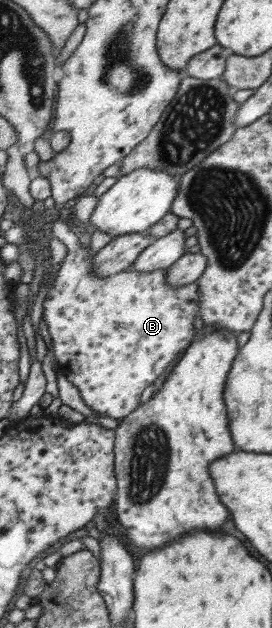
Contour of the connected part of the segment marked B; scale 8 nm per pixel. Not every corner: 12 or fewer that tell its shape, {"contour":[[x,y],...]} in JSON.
{"contour":[[63,221],[43,303],[59,370],[126,417],[193,343],[198,283],[110,276]]}

